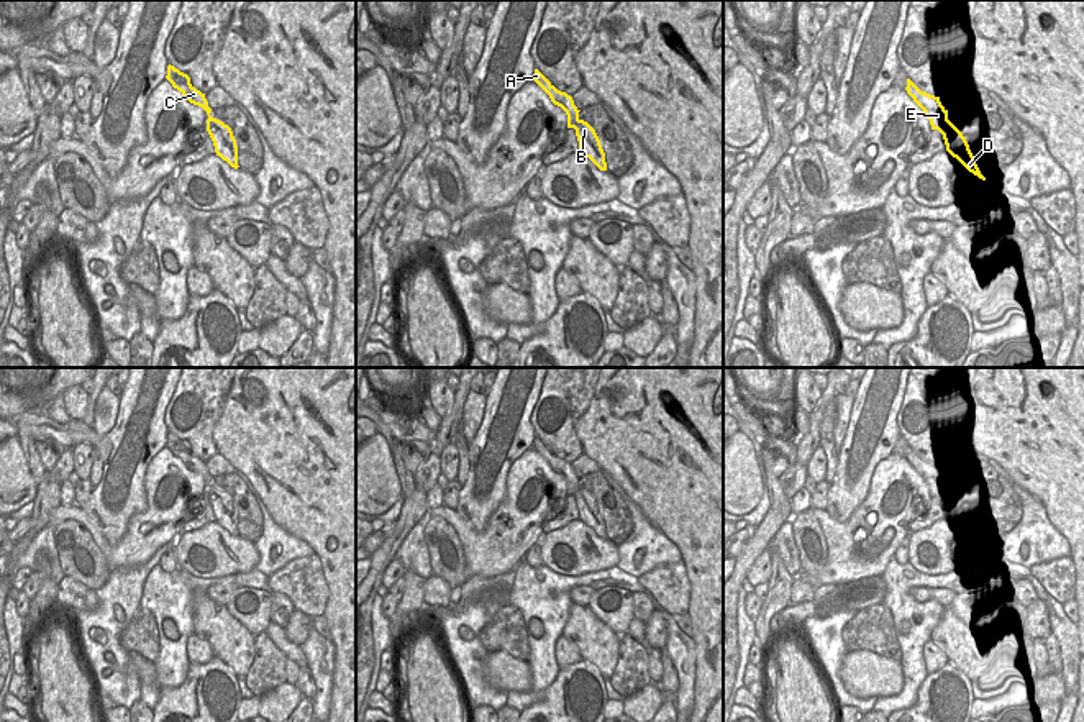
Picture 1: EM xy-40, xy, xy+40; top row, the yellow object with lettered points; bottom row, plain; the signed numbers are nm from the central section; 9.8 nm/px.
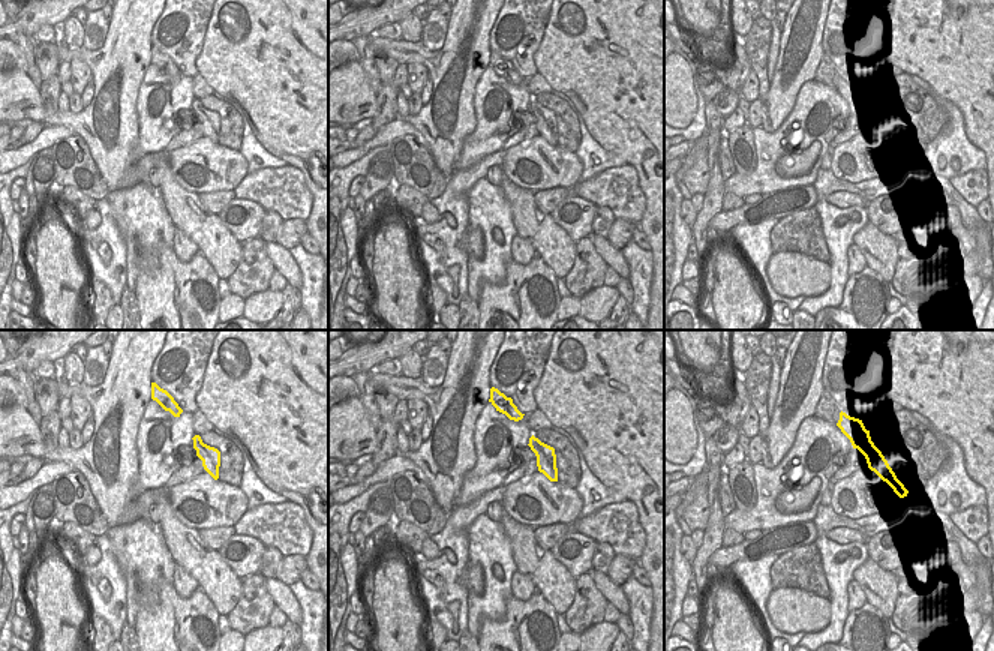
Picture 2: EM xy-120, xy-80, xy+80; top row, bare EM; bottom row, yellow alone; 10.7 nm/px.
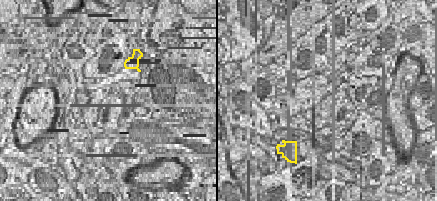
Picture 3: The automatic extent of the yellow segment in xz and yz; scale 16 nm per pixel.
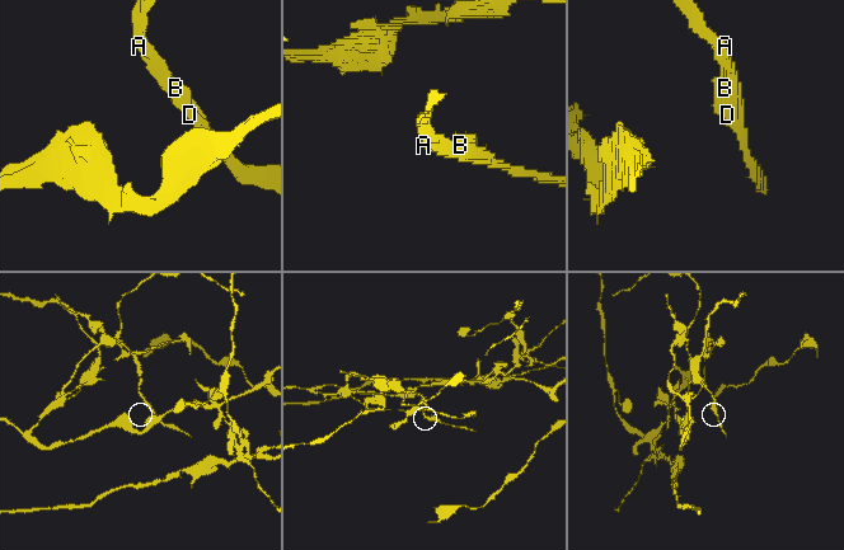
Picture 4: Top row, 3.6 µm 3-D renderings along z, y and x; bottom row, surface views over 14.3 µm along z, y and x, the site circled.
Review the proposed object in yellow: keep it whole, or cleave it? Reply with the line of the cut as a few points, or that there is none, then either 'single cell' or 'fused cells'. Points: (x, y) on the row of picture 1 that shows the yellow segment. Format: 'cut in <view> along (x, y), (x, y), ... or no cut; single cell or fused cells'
cut in xy+40 along (948, 120), (943, 137); fused cells

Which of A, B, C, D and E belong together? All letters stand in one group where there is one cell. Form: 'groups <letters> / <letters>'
groups A C E / B D

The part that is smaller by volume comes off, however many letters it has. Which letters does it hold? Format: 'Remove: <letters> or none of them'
Remove: B, D

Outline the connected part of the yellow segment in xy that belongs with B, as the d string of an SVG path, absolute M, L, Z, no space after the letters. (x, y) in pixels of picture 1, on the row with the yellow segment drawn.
M579 120L574 130L579 141L579 151L600 171L607 171L605 153L595 130L584 120Z

